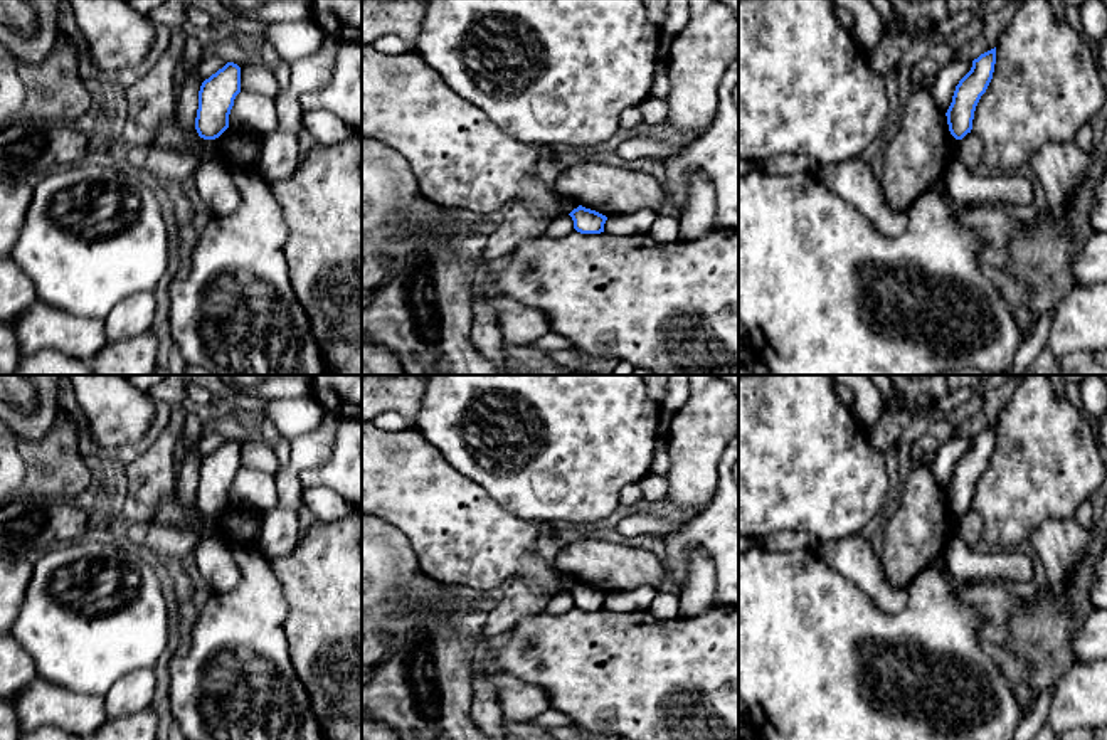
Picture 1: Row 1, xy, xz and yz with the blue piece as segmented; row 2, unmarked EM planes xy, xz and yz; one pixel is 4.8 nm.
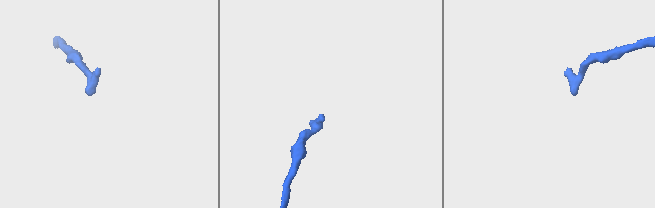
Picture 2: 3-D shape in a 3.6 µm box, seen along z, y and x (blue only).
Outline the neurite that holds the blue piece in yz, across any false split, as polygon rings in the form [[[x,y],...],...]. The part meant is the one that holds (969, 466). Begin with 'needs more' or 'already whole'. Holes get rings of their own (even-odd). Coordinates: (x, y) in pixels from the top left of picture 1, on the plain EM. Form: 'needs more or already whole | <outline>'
already whole | [[[996,424],[974,436],[971,447],[956,462],[945,489],[949,508],[956,516],[971,510],[976,483],[993,456],[994,441]]]

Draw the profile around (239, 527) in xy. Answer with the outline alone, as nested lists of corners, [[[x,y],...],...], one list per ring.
[[[227,505],[220,511],[220,536],[229,547],[256,548],[266,511]]]

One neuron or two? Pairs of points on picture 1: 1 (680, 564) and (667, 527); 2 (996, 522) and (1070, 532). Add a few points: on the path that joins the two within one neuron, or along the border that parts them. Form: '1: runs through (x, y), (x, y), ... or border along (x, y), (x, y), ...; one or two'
1: border along (685, 523), (663, 540); two
2: border along (1074, 517), (1048, 520), (1028, 539); two

